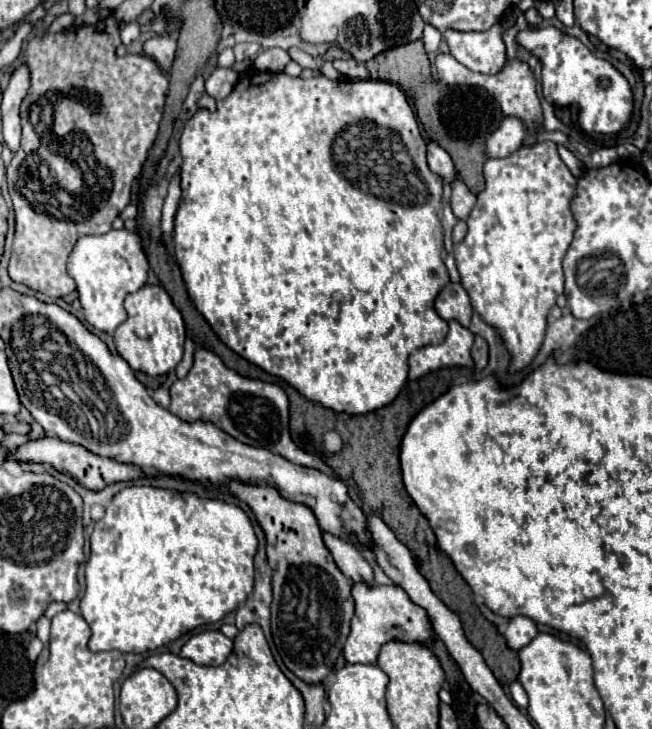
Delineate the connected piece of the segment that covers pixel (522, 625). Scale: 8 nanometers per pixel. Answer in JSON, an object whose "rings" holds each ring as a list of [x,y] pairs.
{"rings":[[[513,617],[509,619],[507,631],[505,631],[505,639],[507,639],[507,647],[513,651],[519,651],[521,647],[525,647],[533,637],[537,637],[537,627],[529,617]]]}

